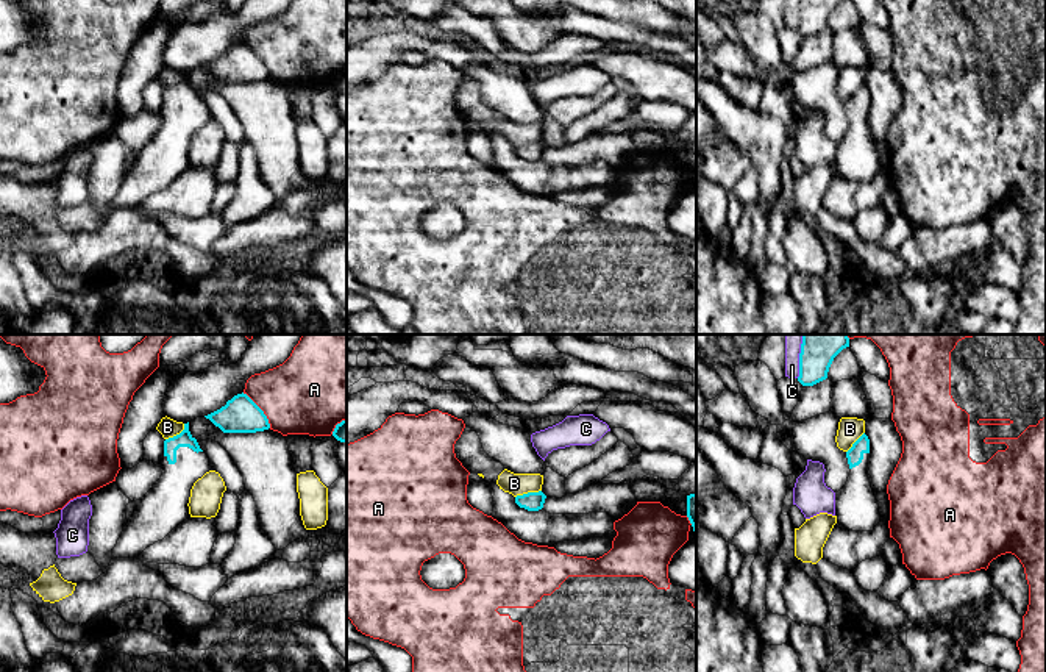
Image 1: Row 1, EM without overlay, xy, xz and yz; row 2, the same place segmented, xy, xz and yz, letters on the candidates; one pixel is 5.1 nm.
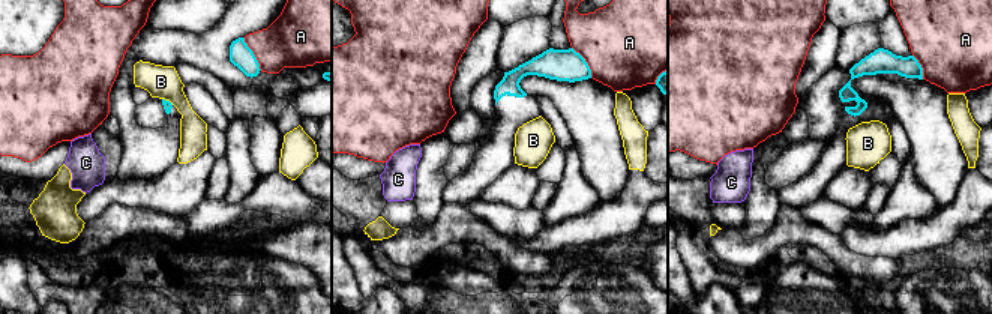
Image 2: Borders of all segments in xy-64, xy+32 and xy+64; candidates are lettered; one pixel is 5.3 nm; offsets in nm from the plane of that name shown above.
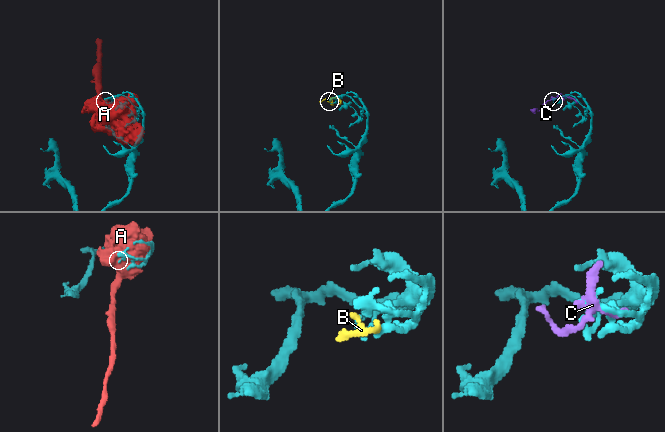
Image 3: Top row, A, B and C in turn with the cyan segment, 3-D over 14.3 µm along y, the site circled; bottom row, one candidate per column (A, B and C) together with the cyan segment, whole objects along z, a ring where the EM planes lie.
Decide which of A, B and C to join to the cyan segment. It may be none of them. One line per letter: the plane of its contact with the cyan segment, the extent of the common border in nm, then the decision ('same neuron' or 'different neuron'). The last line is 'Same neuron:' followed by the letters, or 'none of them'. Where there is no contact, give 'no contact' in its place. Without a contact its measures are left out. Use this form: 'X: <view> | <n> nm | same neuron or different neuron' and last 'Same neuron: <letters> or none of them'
A: xy | 240 nm | different neuron
B: xz | 140 nm | different neuron
C: yz | 220 nm | different neuron
Same neuron: none of them

